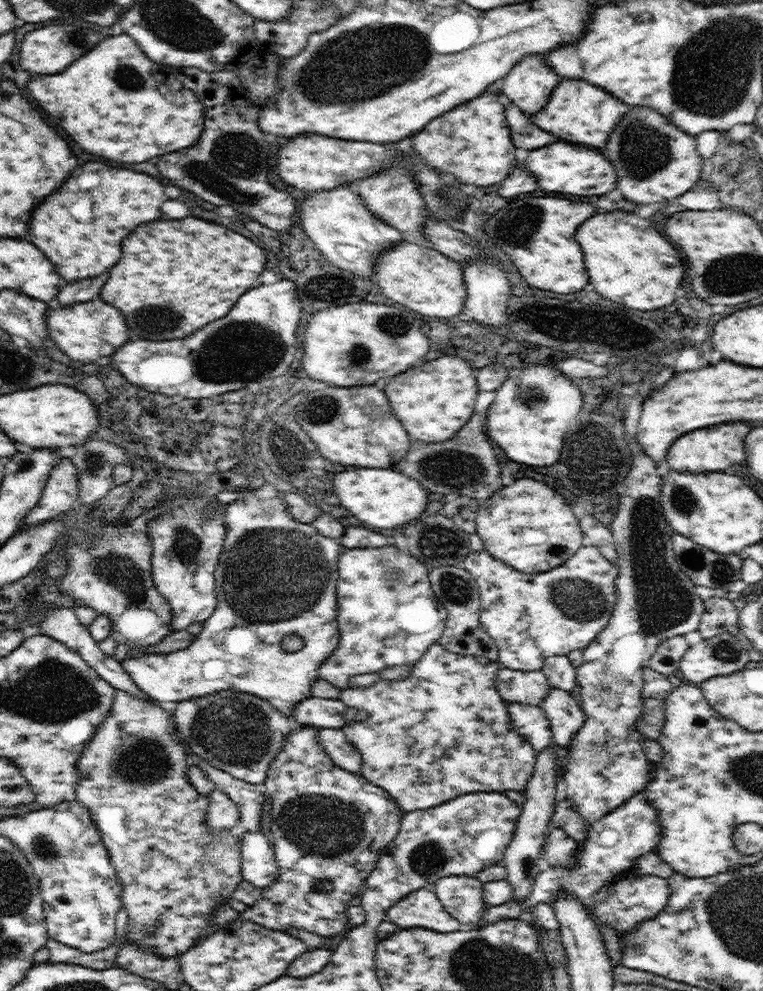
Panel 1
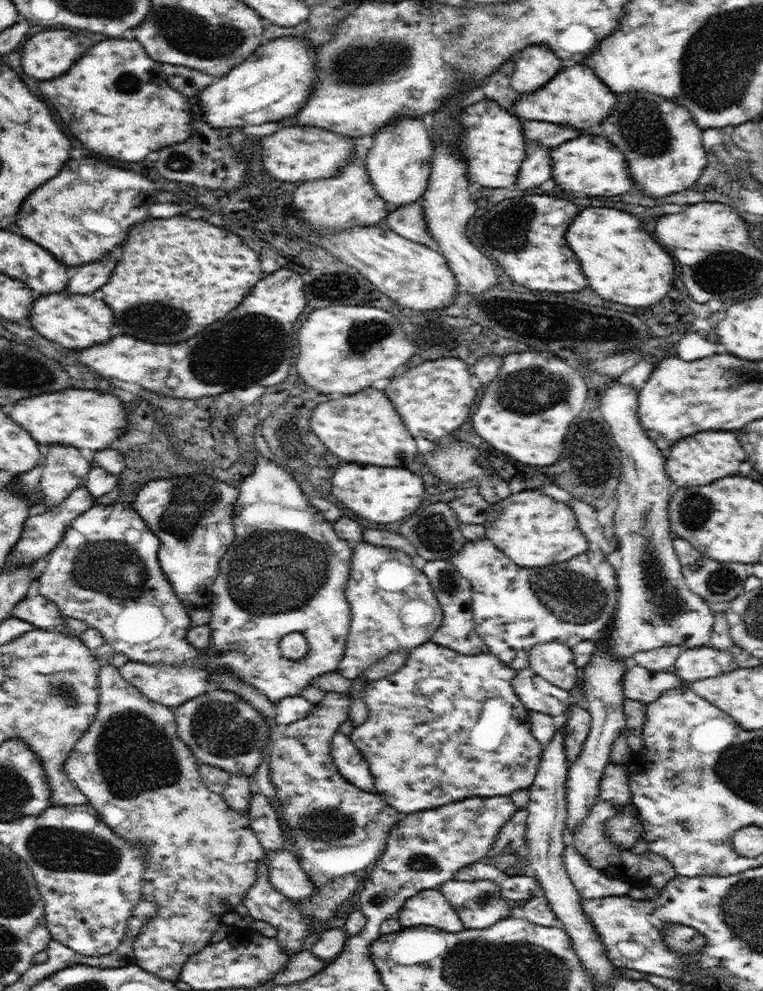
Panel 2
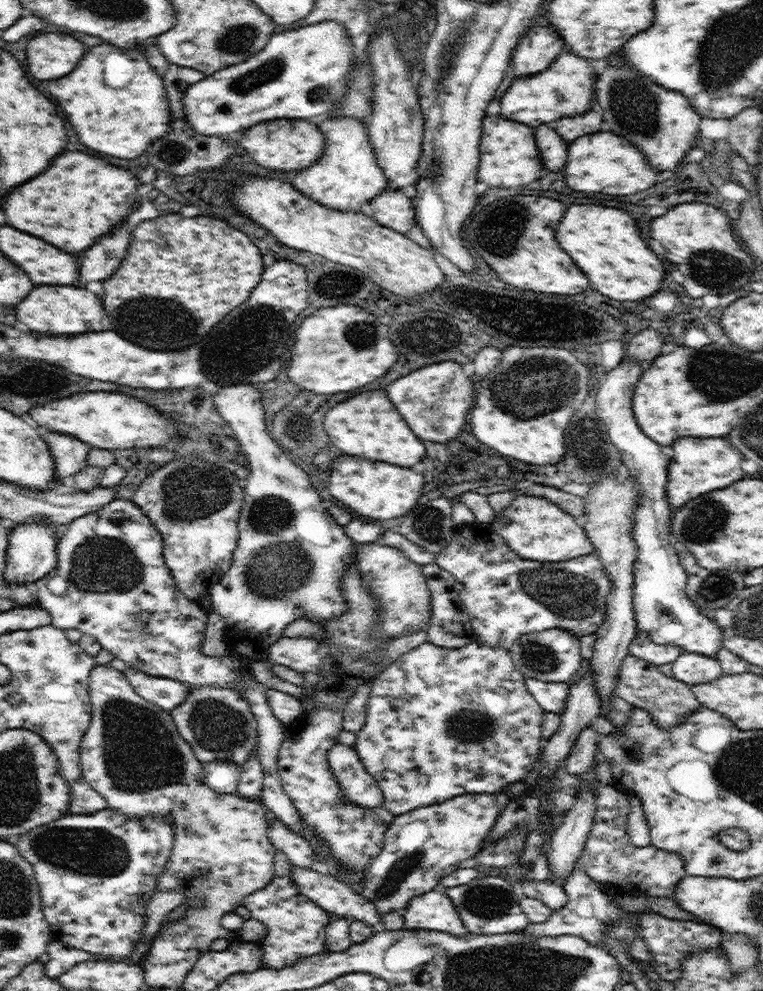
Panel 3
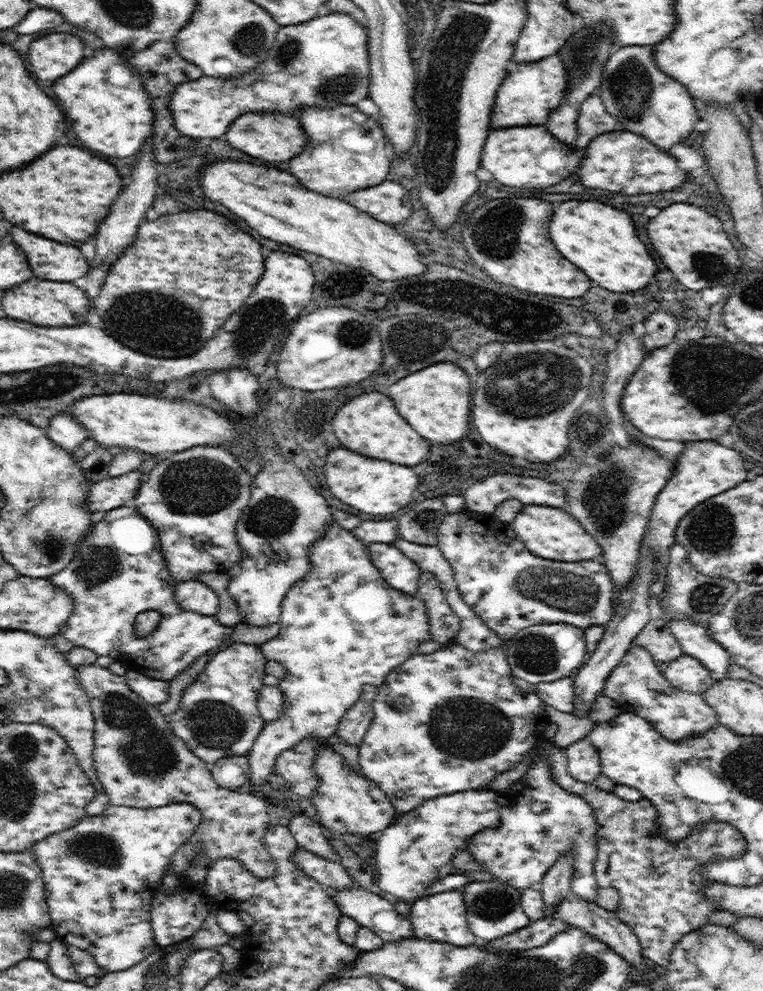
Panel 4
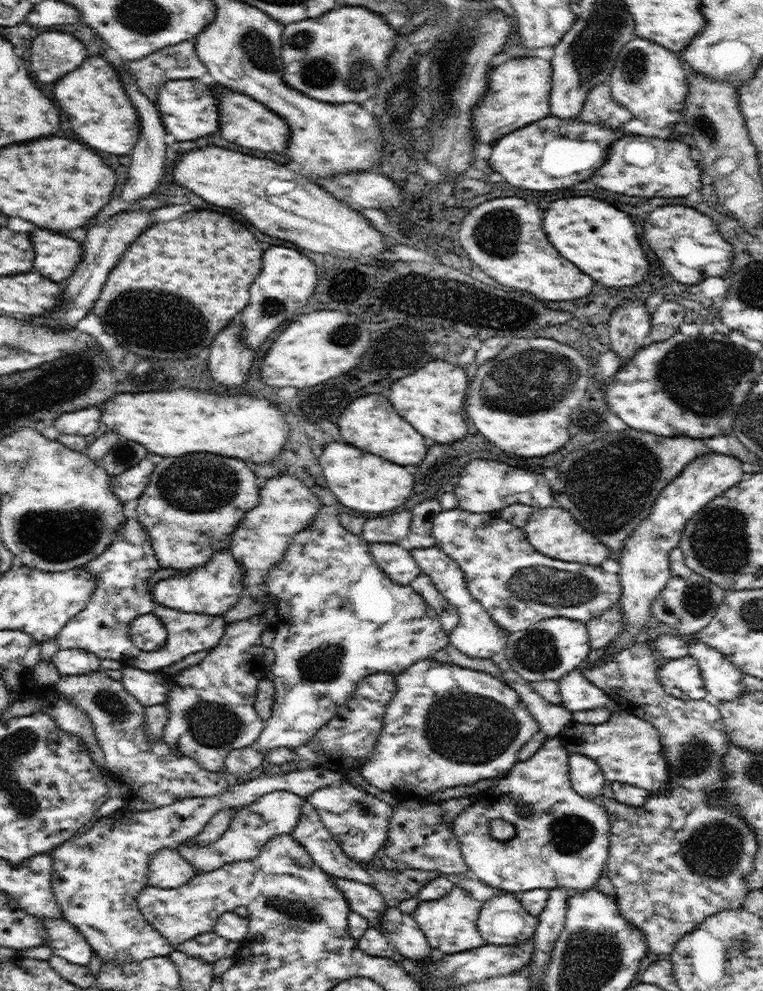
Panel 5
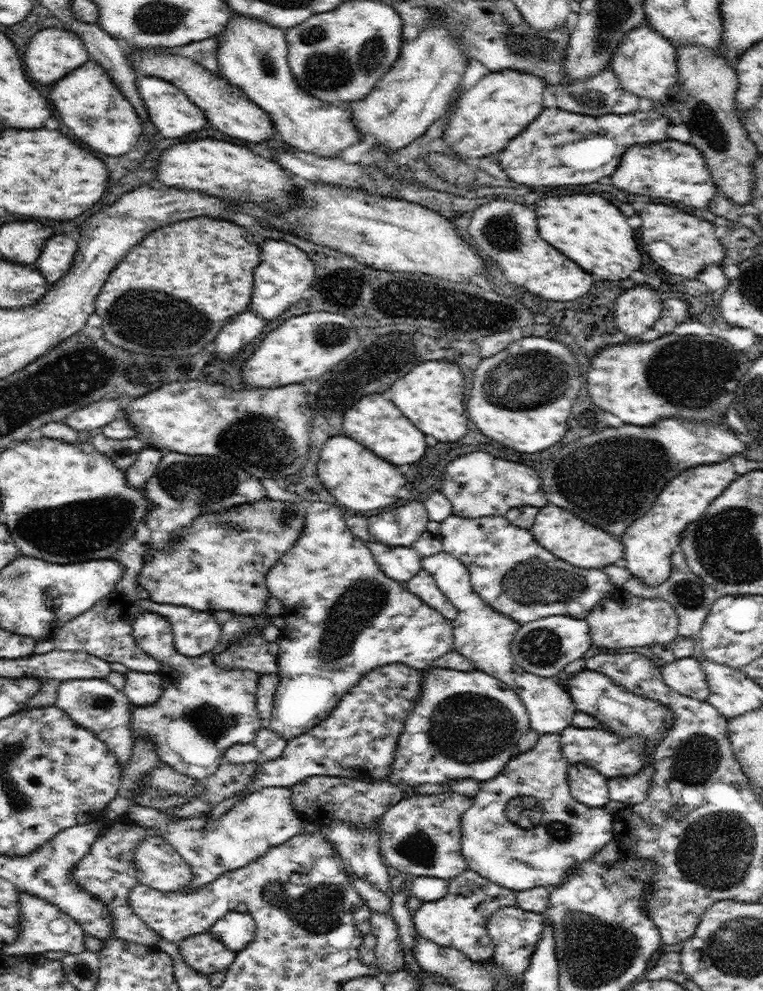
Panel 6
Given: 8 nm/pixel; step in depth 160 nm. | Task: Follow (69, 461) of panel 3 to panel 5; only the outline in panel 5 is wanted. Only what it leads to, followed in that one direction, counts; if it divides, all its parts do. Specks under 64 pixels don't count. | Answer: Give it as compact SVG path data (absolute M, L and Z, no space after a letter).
M91 406L90 408L82 408L74 412L64 412L62 416L57 417L58 434L75 434L80 436L88 436L94 433L101 424L102 406Z

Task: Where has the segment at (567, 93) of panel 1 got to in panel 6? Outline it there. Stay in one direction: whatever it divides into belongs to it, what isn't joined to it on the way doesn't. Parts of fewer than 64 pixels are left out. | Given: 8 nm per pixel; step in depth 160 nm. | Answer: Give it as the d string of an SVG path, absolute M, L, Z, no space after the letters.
M511 68L490 71L474 88L460 96L460 106L456 104L454 116L443 129L442 142L461 158L481 159L501 152L514 136L518 136L528 126L528 122L538 118L544 108L542 96L545 88L545 80L535 74Z

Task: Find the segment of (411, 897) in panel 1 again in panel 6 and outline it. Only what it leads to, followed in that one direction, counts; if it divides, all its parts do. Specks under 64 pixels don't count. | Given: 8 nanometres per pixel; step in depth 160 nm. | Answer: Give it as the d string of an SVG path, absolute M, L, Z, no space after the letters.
M465 870L450 880L446 896L423 905L413 914L417 934L439 944L462 951L470 960L481 962L492 958L494 943L487 931L488 919L499 908L516 904L515 891L500 886L475 870Z

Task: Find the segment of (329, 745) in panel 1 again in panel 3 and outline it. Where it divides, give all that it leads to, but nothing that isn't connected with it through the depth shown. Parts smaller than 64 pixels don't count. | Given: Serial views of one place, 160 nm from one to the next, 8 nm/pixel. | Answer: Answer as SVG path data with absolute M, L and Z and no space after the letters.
M336 743L327 754L346 802L362 808L376 808L385 802L374 777L365 769L353 746Z

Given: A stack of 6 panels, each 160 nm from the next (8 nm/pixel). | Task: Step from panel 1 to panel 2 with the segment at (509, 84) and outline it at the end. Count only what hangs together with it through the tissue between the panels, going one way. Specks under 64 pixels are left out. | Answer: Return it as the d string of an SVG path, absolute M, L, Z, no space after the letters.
M534 44L518 53L515 69L511 76L512 88L520 95L533 93L542 88L564 67L555 52L546 44Z

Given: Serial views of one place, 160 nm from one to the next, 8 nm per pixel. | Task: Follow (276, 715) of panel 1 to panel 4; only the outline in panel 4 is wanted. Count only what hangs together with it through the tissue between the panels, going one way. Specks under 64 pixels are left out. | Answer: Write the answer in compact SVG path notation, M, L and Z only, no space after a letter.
M233 643L226 650L212 656L212 660L208 660L208 664L198 674L196 680L182 693L178 709L165 718L171 731L208 765L224 757L248 755L254 741L266 725L260 716L257 700L260 689L265 685L263 676L266 676L267 660L258 647L246 643Z

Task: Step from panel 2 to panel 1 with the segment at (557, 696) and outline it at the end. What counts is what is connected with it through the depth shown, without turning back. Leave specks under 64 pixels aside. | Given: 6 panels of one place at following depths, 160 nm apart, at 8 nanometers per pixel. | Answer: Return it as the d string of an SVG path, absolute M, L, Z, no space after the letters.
M503 667L498 671L495 683L505 701L532 706L541 706L552 687L541 670L522 672Z

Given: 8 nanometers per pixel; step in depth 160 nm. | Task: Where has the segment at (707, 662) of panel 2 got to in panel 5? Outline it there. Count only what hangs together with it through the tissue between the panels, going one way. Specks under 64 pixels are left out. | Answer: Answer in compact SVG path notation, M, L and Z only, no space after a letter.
M687 655L662 665L658 678L663 689L681 700L709 698L698 662Z

